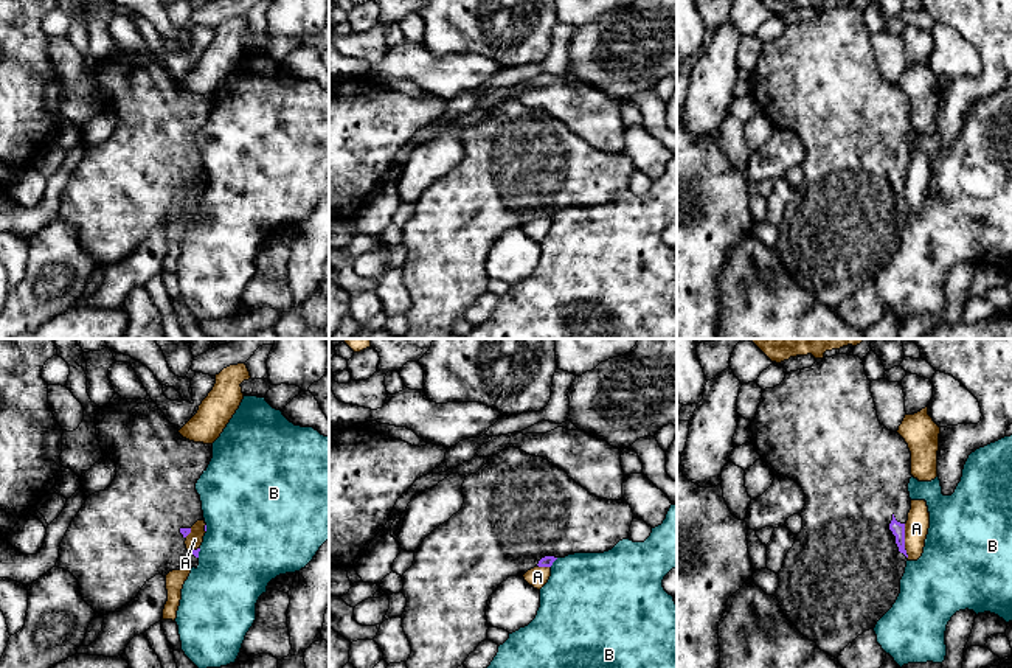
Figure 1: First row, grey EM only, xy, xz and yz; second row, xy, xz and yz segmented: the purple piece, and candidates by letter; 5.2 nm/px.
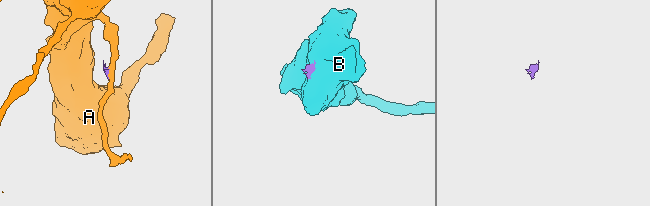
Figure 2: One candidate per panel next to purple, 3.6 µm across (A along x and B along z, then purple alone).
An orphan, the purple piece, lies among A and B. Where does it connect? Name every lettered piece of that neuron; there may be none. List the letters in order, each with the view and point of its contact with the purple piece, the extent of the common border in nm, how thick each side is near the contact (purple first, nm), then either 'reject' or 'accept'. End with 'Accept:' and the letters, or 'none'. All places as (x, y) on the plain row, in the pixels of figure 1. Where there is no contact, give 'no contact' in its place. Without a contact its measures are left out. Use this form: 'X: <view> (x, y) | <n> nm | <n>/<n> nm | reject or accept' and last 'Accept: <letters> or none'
A: yz (904, 193) | 180 nm | 70/130 nm | reject
B: xz (553, 213) | 60 nm | 60/440 nm | reject
Accept: none

